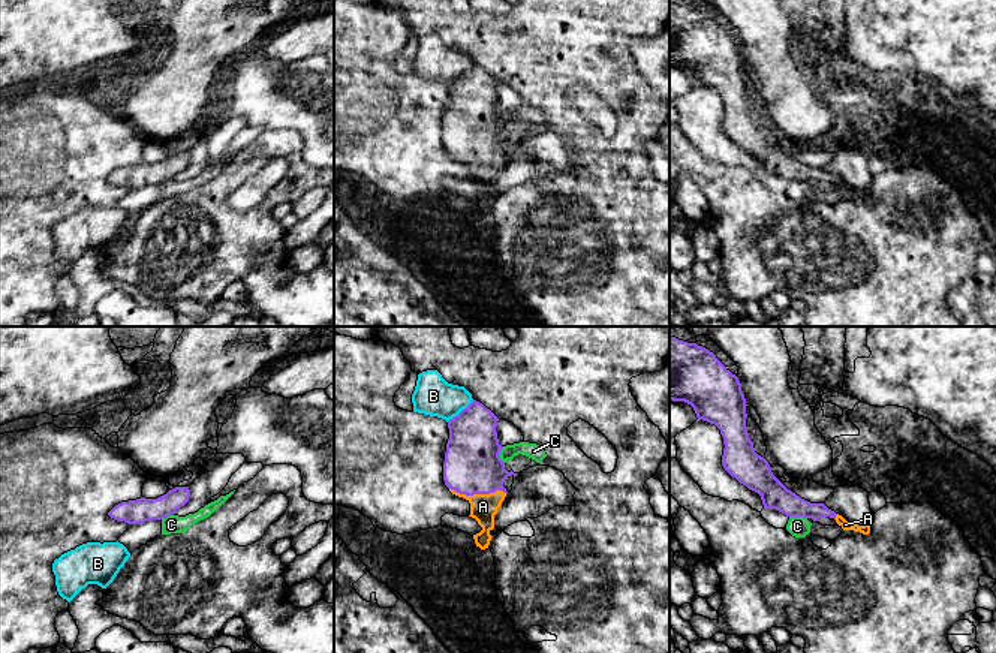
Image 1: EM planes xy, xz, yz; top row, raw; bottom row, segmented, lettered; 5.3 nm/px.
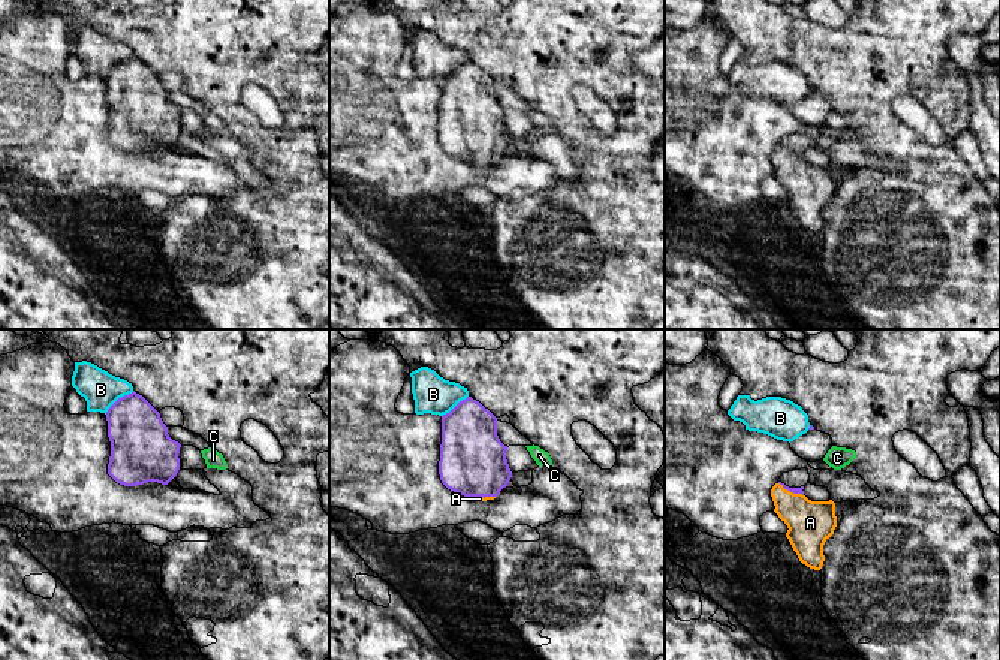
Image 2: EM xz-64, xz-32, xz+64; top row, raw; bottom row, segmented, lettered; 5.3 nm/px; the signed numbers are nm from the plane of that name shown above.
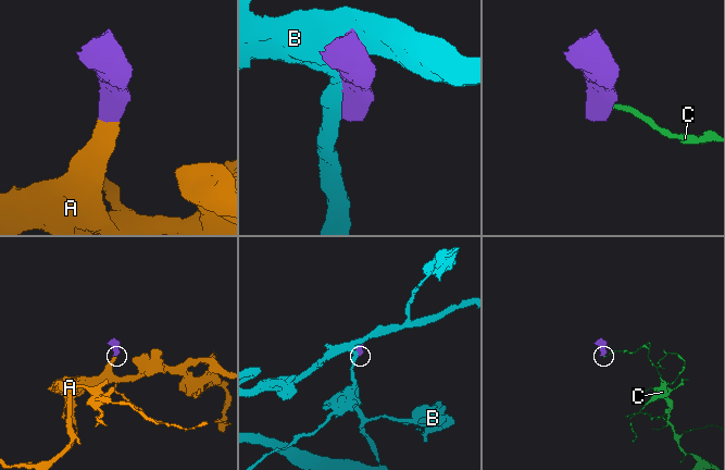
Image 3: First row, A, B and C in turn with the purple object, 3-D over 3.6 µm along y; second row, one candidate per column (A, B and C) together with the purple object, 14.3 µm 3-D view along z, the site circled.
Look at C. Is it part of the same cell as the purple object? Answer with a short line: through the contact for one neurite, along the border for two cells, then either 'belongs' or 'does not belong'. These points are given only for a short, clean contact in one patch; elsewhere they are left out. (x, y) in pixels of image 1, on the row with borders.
line xz (503, 447), (499, 454), (502, 462); does not belong

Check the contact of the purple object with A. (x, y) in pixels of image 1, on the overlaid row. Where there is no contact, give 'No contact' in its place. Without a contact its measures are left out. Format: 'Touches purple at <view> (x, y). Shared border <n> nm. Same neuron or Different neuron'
Touches purple at xz (478, 493). Shared border 300 nm. Same neuron

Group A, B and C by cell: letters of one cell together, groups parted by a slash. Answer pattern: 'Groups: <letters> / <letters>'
Groups: A / B / C

